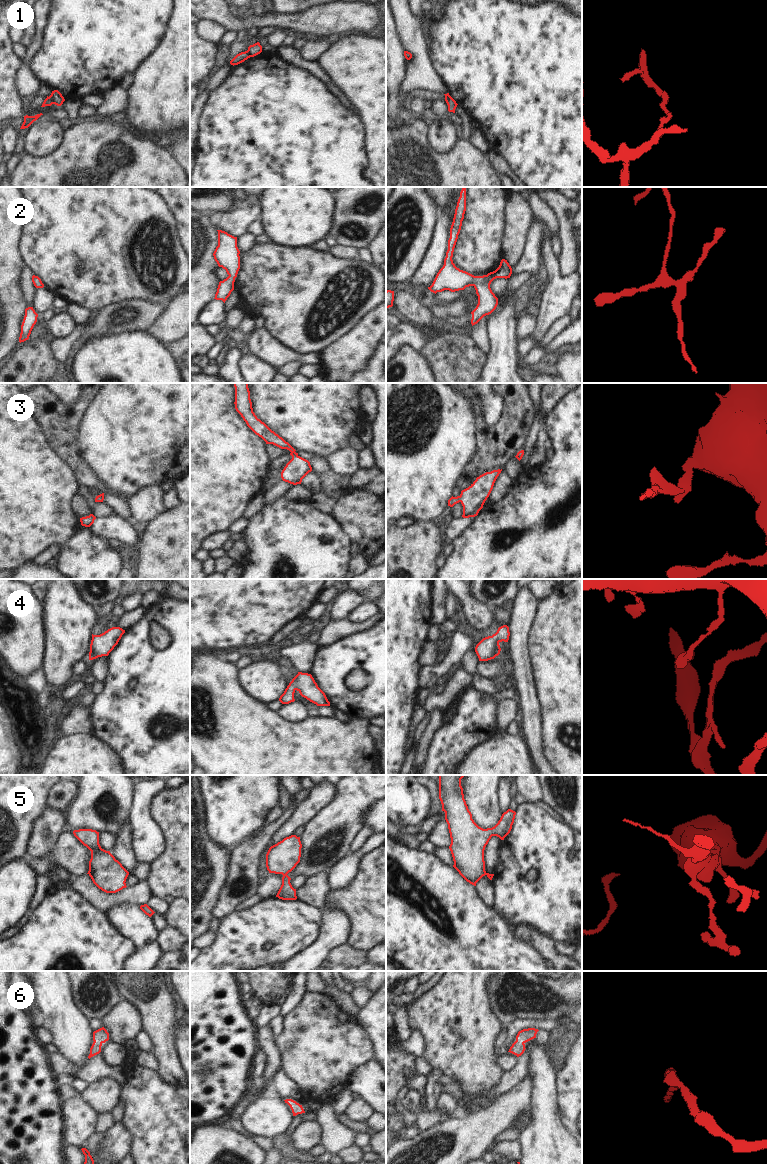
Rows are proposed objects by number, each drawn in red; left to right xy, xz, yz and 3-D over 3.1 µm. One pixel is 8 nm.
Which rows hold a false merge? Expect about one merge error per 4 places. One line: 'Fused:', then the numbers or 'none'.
Fused: 1

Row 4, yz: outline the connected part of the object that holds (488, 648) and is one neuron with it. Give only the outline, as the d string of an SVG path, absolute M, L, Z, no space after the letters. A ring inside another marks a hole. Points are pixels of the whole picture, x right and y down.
M503 625L492 636L483 638L475 647L479 661L488 661L498 656L501 651L499 643L502 641L508 642L509 636L509 627Z

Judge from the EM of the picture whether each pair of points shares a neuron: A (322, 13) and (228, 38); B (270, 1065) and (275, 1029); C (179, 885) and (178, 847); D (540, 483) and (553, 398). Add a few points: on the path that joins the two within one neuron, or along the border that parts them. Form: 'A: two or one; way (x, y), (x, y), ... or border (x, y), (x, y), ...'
A: two; border (227, 30), (234, 30), (236, 32)
B: two; border (267, 1025), (268, 1029), (275, 1036)
C: one; way (179, 876), (179, 872), (173, 866), (178, 856)
D: two; border (569, 393), (545, 416)

